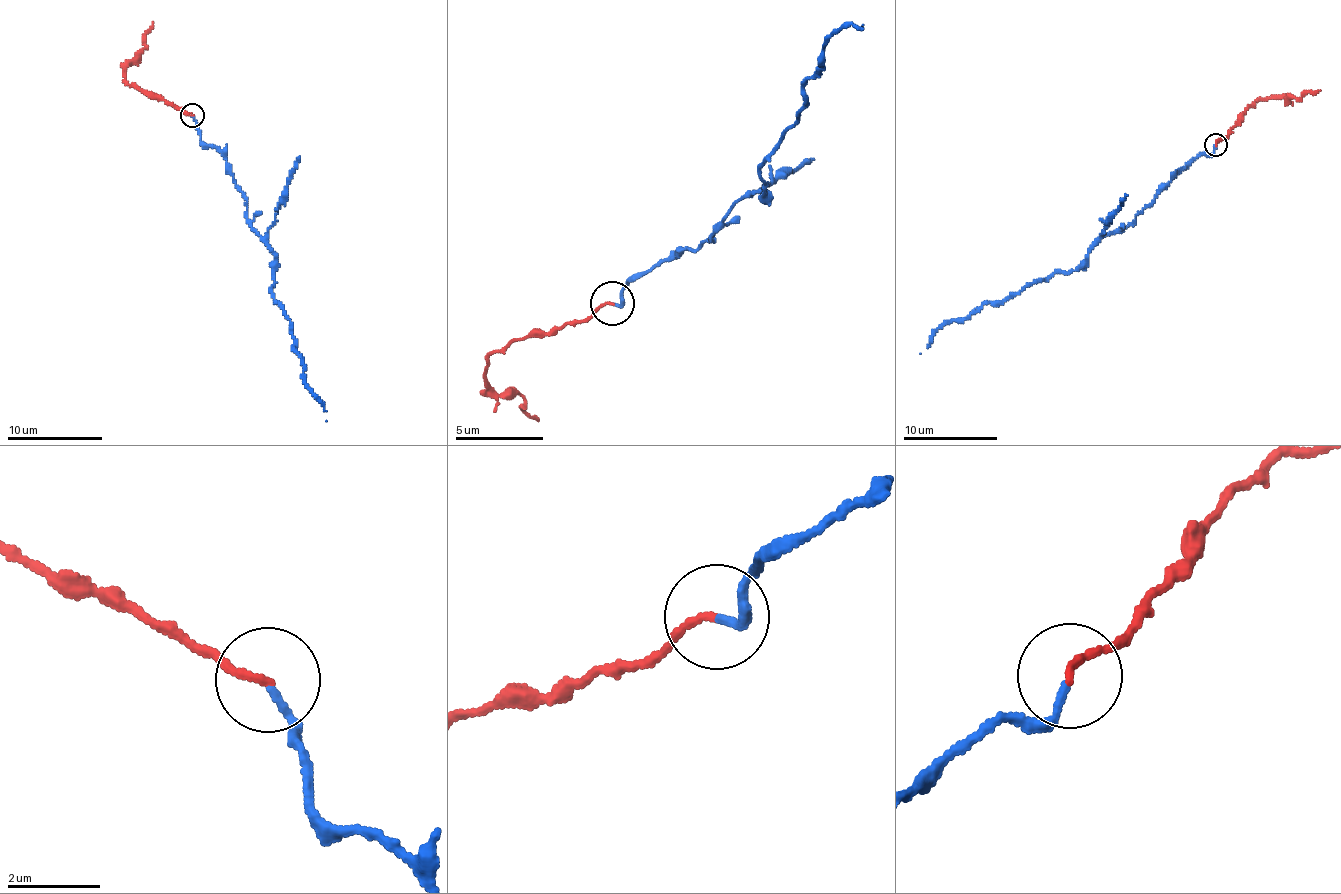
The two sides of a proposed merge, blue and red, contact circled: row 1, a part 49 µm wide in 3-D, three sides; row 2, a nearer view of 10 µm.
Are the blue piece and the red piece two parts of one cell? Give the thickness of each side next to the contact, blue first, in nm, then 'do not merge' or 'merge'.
calibres 150 and 170 nm; do not merge

